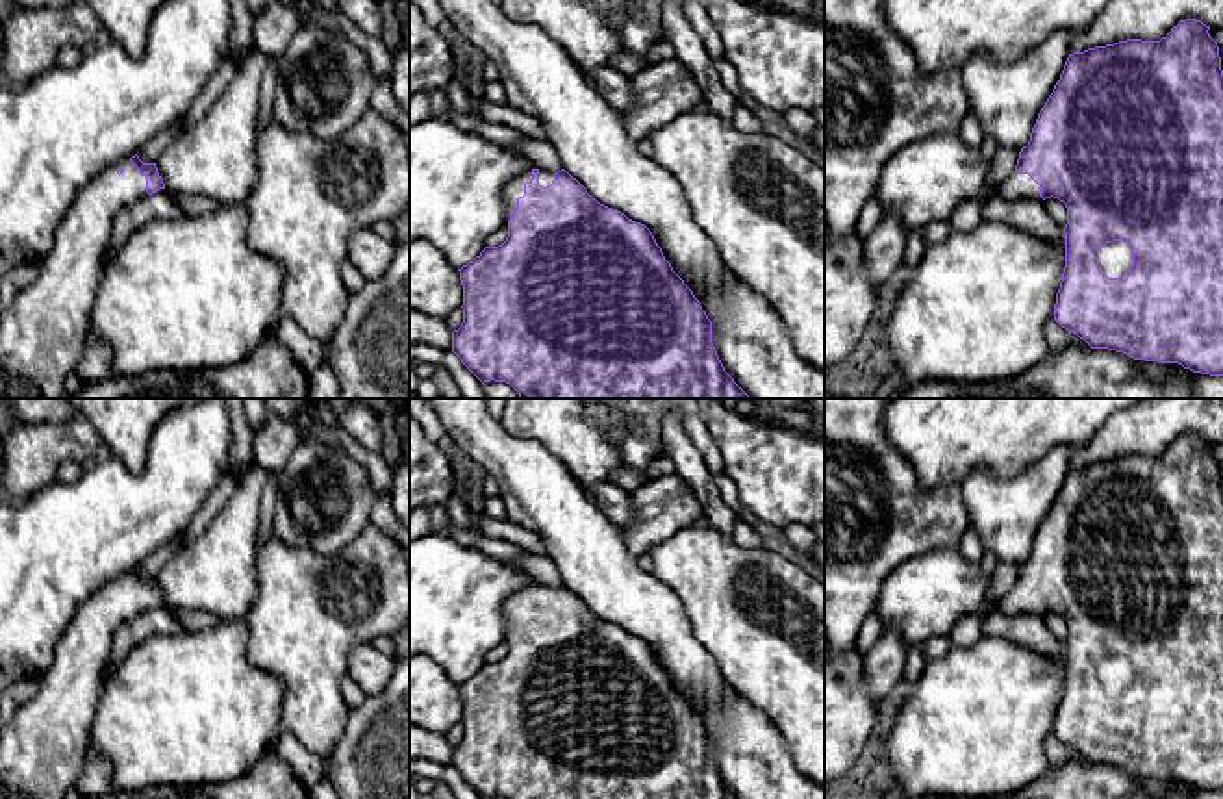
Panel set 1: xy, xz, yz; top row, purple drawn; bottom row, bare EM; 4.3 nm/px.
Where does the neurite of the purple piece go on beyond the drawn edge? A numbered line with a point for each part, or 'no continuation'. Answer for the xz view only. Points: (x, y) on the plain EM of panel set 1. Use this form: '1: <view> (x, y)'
1: xz (516, 603)

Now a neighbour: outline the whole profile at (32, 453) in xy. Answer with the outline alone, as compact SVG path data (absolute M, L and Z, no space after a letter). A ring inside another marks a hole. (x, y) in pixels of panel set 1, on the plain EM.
M83 417L67 423L17 423L0 441L0 495L26 501L56 482L63 462L83 463L106 454L98 432Z

